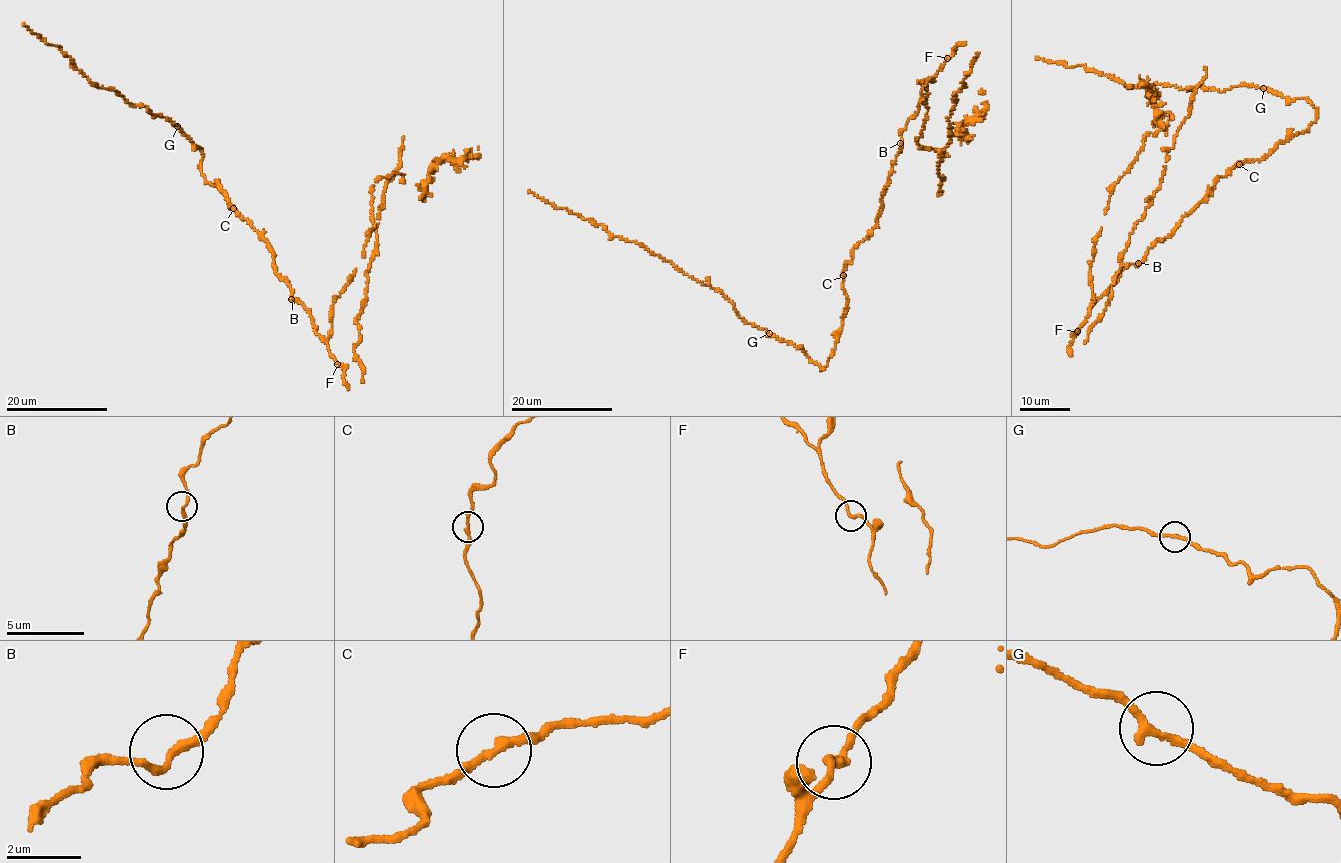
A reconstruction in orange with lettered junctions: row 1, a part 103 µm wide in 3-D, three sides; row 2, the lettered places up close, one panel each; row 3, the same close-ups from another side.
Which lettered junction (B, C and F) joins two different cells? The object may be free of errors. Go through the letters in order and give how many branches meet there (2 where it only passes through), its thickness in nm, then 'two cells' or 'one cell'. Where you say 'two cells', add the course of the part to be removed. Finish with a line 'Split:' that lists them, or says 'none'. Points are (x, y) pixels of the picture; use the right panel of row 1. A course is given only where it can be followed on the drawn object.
B: 2 | 200 nm | one cell
C: 2 | 200 nm | one cell
F: 2 | 200 nm | one cell
Split: none

